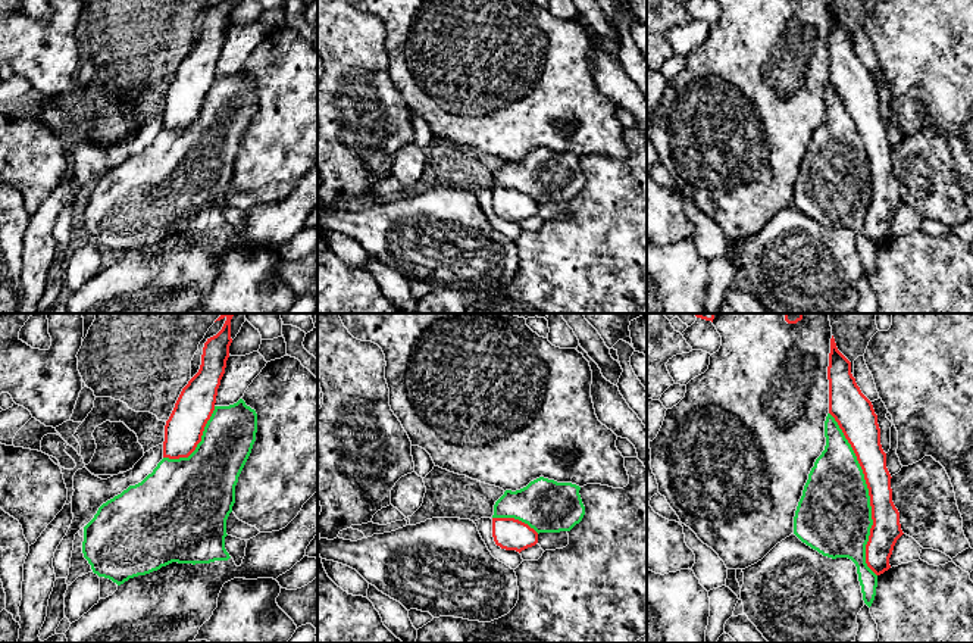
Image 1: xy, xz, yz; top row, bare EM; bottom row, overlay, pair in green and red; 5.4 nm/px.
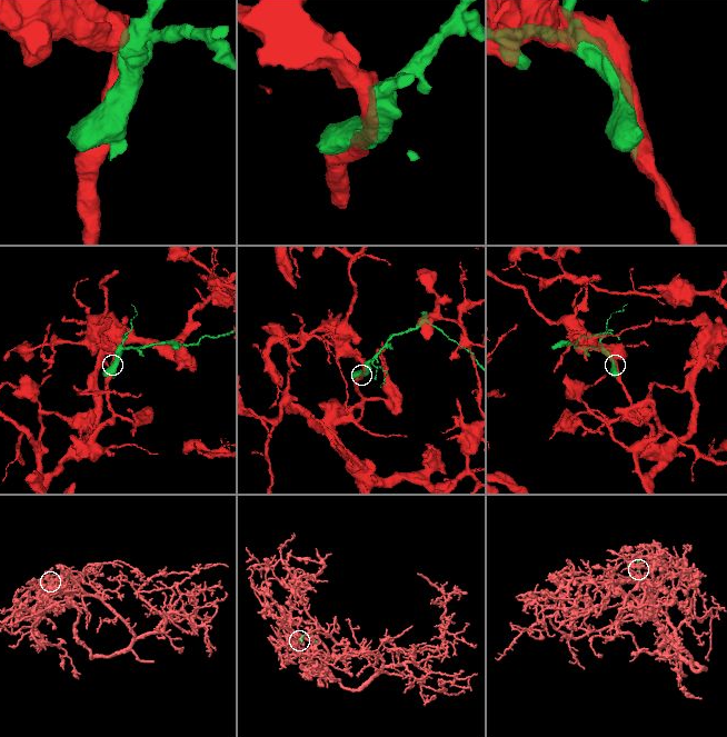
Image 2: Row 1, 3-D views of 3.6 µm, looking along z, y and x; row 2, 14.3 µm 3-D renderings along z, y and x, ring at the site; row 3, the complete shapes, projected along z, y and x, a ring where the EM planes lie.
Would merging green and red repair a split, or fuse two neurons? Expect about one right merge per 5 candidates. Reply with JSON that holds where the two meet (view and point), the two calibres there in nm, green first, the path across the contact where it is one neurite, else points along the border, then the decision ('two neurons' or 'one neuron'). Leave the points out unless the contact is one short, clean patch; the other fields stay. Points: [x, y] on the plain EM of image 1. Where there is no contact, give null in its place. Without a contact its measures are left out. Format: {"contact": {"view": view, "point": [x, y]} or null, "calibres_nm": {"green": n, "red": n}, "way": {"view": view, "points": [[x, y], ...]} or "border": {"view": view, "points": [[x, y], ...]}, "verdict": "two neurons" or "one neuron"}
{"contact": {"view": "yz", "point": [867, 165]}, "calibres_nm": {"green": 420, "red": 160}, "verdict": "two neurons"}

